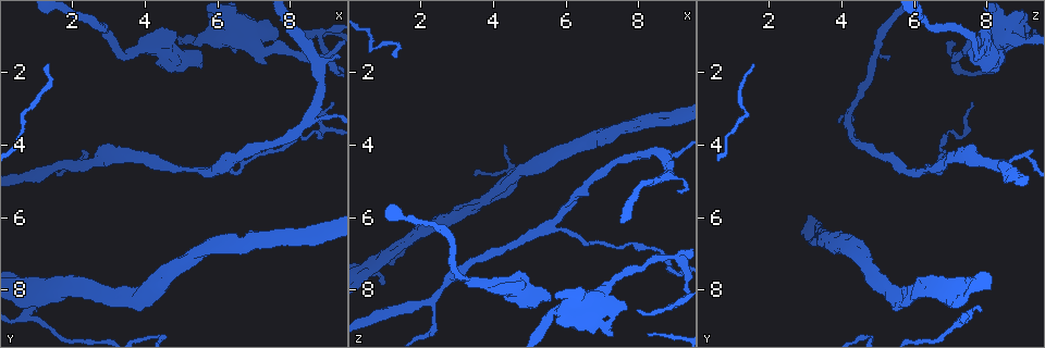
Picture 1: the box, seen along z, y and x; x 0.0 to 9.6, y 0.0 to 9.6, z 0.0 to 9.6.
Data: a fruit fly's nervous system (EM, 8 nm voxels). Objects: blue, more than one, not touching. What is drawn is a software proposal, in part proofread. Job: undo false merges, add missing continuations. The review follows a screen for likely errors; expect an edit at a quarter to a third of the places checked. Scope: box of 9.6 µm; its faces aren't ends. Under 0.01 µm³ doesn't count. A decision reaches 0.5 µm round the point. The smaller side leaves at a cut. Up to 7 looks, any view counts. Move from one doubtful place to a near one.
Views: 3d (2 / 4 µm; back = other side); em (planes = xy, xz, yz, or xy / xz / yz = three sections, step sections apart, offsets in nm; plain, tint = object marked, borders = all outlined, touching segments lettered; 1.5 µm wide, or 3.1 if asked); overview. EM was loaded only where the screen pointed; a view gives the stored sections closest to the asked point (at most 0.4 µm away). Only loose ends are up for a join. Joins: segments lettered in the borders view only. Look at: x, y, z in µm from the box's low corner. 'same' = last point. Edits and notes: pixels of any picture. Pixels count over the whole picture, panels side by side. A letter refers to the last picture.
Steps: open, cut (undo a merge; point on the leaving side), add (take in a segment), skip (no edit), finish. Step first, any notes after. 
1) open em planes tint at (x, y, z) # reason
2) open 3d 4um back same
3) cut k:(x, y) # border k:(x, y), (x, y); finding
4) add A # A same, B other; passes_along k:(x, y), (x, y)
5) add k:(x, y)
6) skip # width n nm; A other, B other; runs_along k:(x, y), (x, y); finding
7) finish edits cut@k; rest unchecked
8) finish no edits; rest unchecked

open 3d 2um back at (5.60, 1.85, 8.25) # stops while still wide

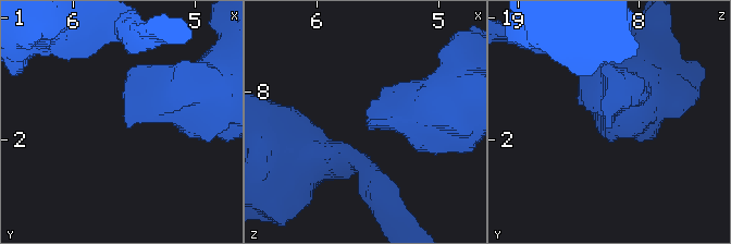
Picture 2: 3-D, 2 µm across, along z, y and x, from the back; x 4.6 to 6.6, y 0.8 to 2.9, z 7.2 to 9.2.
open em yz step 8 borders at (5.58, 1.80, 8.28) # shape alone is not enough

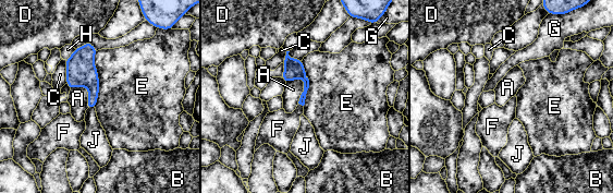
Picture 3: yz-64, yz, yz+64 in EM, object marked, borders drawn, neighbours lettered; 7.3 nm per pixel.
open em planes borders same # another direction

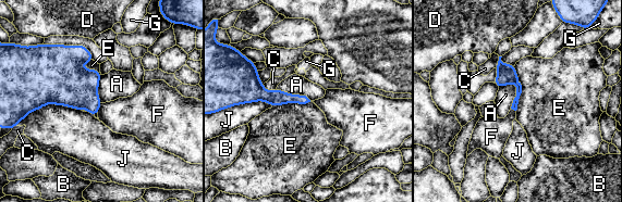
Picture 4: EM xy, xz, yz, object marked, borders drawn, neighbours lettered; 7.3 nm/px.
skip # A other, B other, C other, D other, E other, F other, G other, J other; runs_along 4:(243, 97), (267, 96), (305, 100); none of them fits

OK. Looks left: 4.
open em planes borders at (3.45, 1.55, 7.75) # sharp bend

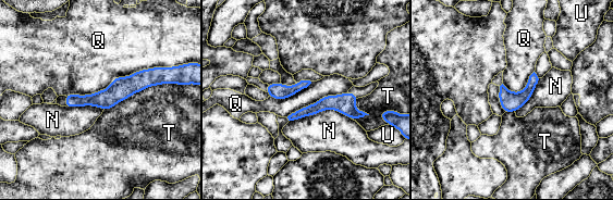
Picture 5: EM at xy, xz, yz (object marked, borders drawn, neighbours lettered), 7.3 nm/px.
skip # N other, Q other, T other, U other; border 5:(167, 66), (65, 96); continuous, no second cell

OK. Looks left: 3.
open 3d 4um at (8.80, 1.05, 8.50) # sharp bend

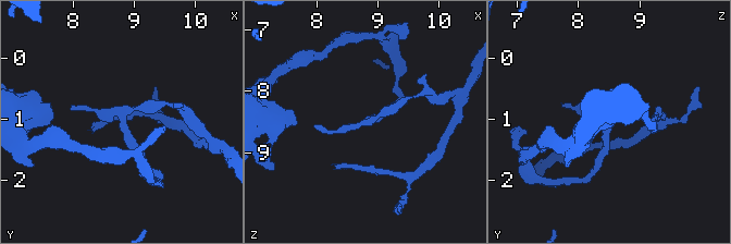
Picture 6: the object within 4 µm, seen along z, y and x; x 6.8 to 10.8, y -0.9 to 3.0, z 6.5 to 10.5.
open em xy step 4 borders at (8.85, 1.00, 8.55)

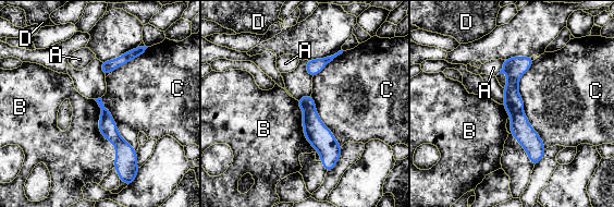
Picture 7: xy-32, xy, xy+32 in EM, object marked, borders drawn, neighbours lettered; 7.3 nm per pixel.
cut 7:(513, 101) # A other, B other, C other, D other; a second cell is stuck on

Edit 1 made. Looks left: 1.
finish edits cut@7; rest unchecked

